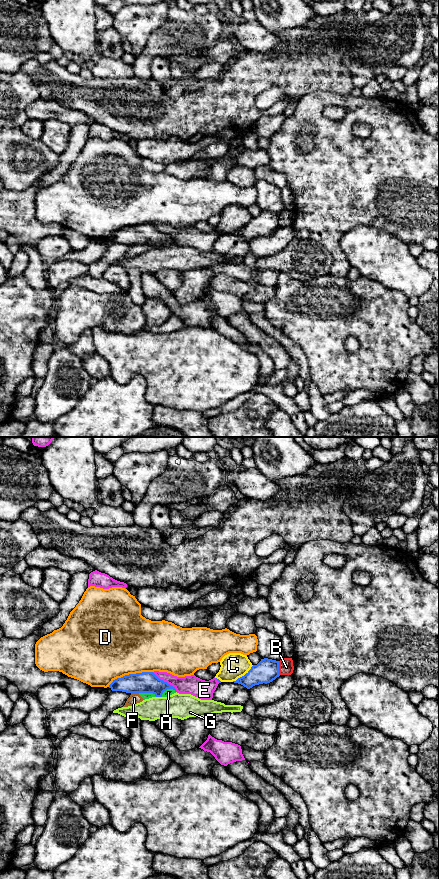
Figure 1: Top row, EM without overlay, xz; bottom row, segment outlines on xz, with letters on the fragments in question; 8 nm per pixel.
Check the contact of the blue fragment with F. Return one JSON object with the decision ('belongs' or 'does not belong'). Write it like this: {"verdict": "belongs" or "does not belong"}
{"verdict": "does not belong"}

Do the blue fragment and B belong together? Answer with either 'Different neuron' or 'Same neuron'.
Different neuron

